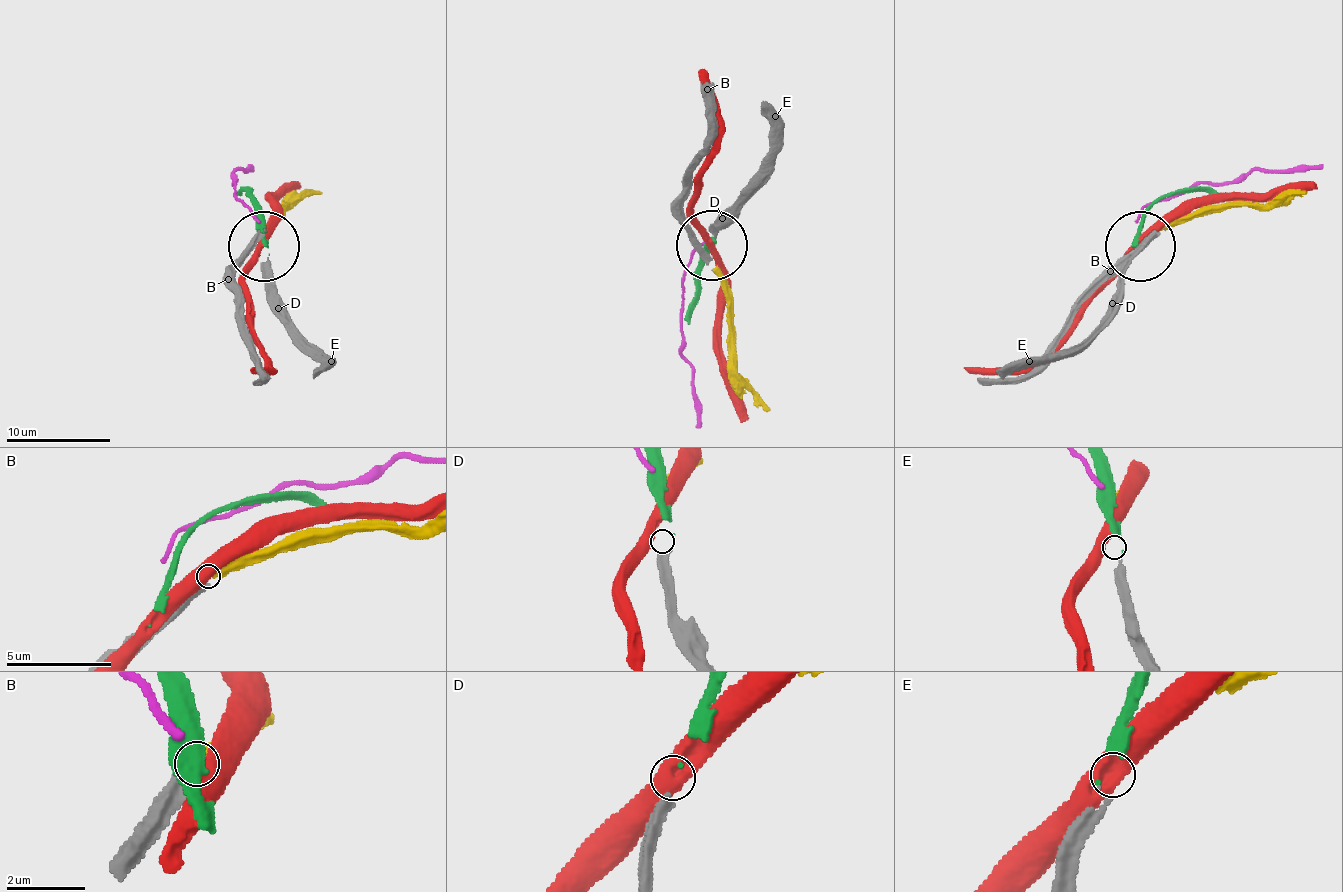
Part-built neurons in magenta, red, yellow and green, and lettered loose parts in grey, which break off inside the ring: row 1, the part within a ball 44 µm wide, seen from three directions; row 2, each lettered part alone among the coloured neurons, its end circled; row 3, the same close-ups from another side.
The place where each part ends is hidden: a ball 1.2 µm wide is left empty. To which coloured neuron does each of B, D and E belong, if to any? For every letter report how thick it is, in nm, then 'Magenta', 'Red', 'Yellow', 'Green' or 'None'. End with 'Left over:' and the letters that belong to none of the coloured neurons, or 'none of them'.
B: Thickness 500 nm. Yellow
D: Thickness 360 nm. None
E: Thickness 260 nm. Green
Left over: D

